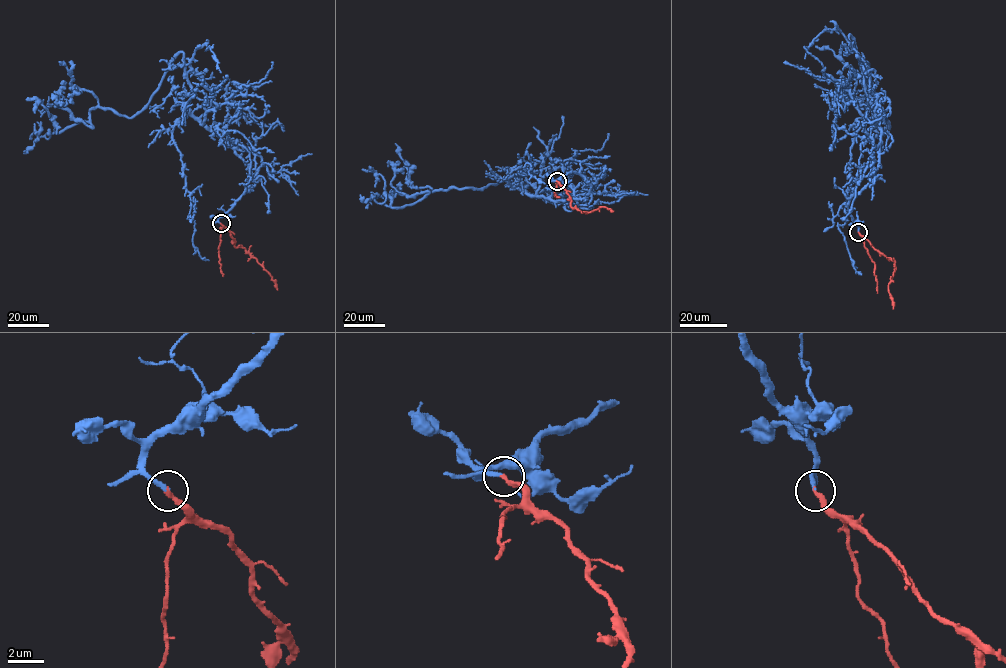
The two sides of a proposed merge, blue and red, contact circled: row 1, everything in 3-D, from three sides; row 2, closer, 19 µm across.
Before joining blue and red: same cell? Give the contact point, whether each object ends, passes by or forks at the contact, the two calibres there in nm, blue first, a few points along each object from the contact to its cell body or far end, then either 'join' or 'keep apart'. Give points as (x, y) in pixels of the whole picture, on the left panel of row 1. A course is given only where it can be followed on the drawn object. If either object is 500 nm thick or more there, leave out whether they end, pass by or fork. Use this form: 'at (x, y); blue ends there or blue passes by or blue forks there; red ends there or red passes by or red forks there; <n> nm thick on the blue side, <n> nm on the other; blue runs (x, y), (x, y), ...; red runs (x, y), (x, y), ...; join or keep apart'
at (221, 223); blue ends there; red ends there; 220 nm thick on the blue side, 240 nm on the other; blue runs (221, 223), (255, 180), (190, 111), (182, 52), (131, 118), (93, 107), (56, 133), (26, 100); red runs (221, 223), (230, 233), (234, 246), (245, 248), (256, 259), (277, 290); join

